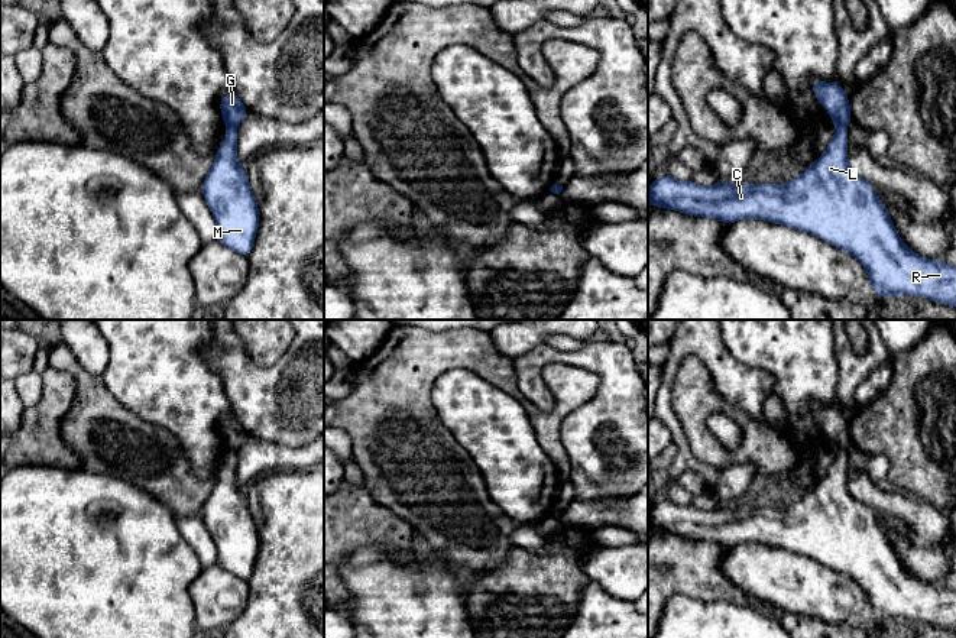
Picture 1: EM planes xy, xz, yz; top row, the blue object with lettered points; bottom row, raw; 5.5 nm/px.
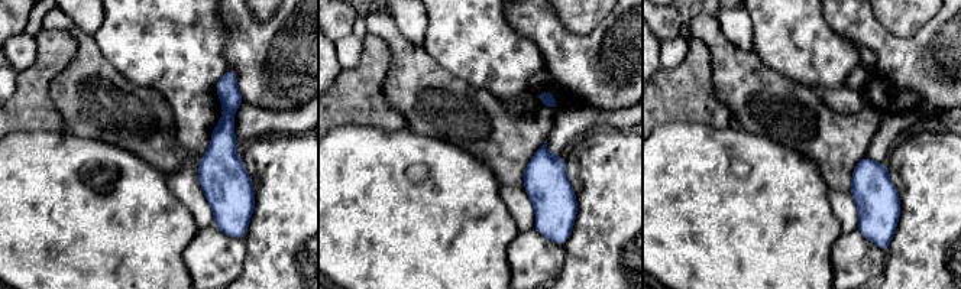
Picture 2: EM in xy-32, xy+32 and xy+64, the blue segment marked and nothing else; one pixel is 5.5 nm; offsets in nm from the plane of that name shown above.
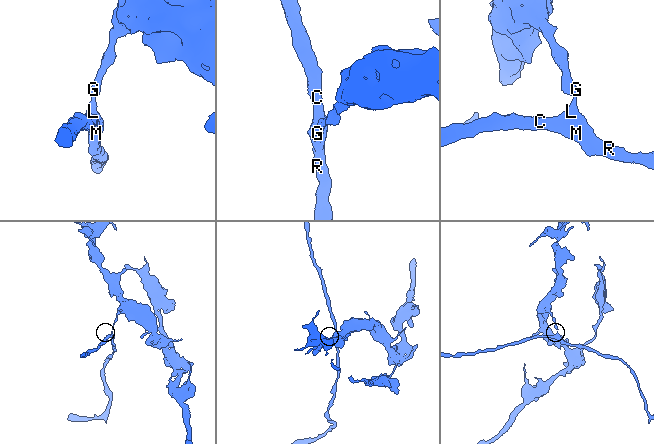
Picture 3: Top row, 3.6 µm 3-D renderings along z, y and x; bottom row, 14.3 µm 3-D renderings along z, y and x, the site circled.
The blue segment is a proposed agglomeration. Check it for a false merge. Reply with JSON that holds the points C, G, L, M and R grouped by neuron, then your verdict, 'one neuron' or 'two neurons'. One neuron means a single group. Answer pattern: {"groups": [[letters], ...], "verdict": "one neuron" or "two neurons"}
{"groups": [["C", "L", "M", "R"], ["G"]], "verdict": "two neurons"}

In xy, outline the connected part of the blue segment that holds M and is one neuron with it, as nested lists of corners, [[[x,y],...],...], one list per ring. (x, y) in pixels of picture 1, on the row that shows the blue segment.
[[[227,124],[215,162],[202,182],[202,195],[217,221],[217,240],[249,256],[259,227],[259,208],[249,175],[236,155],[237,130]]]

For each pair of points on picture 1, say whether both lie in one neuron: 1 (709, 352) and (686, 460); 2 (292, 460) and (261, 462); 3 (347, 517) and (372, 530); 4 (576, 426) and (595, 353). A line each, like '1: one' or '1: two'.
1: one
2: one
3: one
4: one

